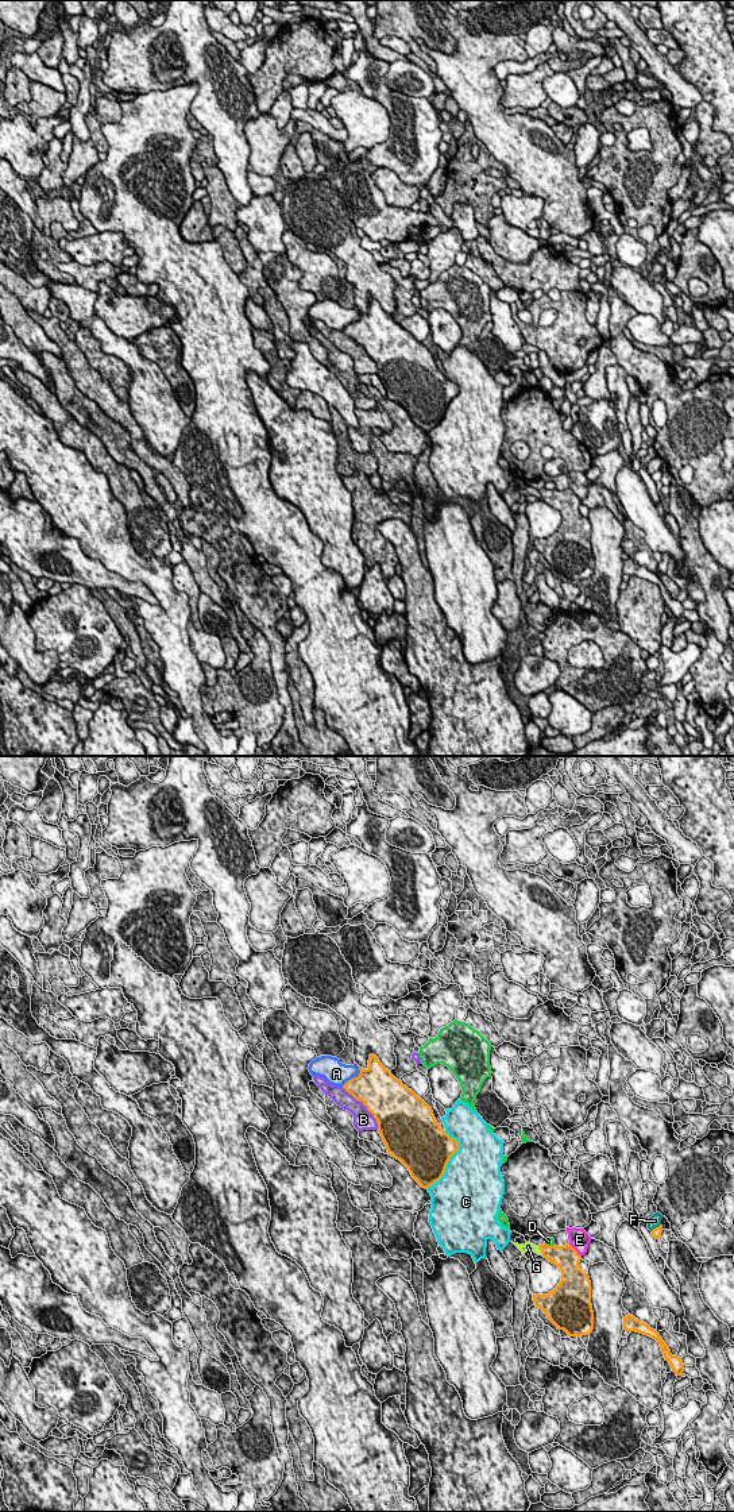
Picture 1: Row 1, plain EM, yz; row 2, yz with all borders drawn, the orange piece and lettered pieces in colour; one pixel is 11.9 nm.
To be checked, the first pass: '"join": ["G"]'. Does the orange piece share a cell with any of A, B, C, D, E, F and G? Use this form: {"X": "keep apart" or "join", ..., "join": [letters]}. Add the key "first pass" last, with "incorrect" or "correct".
{"A": "keep apart", "B": "keep apart", "C": "keep apart", "D": "keep apart", "E": "keep apart", "F": "keep apart", "G": "keep apart", "join": [], "first pass": "incorrect"}

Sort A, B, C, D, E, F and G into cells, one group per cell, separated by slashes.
A / B / C / D / E / F / G

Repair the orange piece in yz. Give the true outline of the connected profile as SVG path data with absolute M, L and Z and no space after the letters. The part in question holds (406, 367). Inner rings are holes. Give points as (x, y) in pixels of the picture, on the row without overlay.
M370 298L368 312L359 310L359 315L359 320L348 324L343 332L374 359L387 398L399 404L412 421L428 433L443 421L448 405L459 394L459 386L440 371L432 352L395 323L376 300Z

